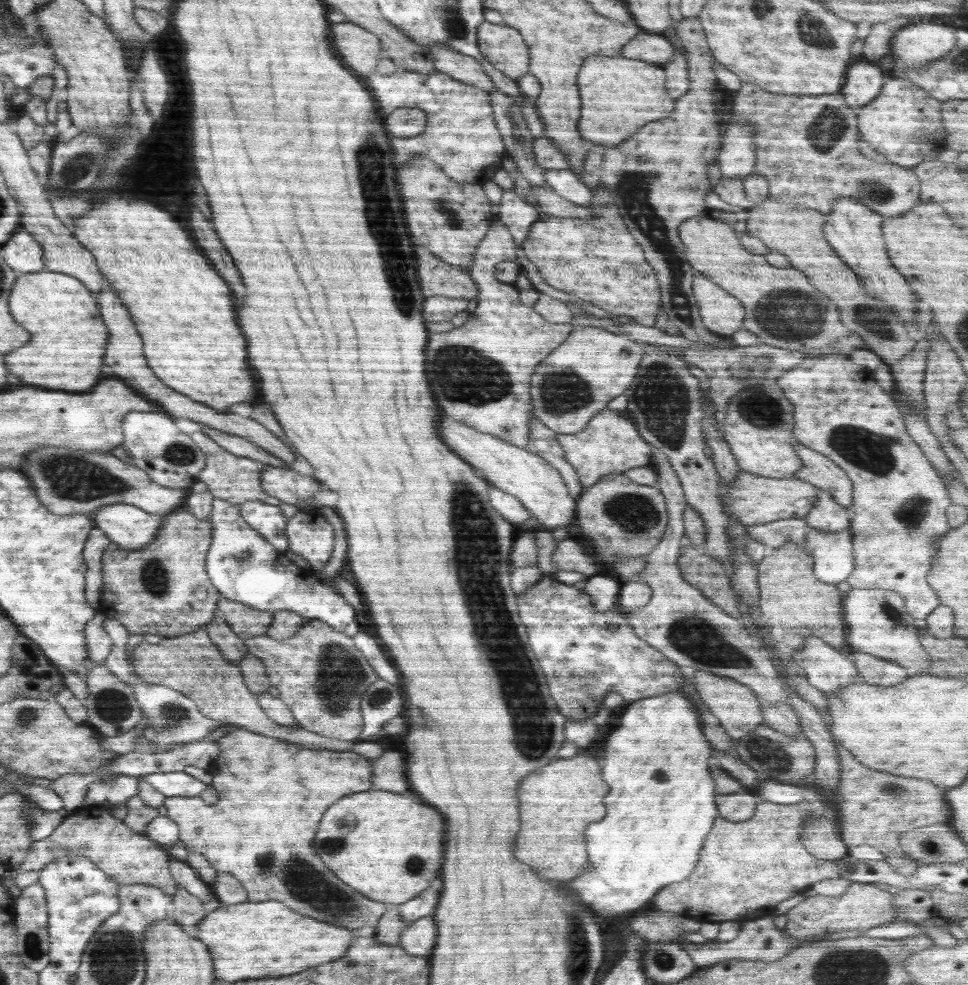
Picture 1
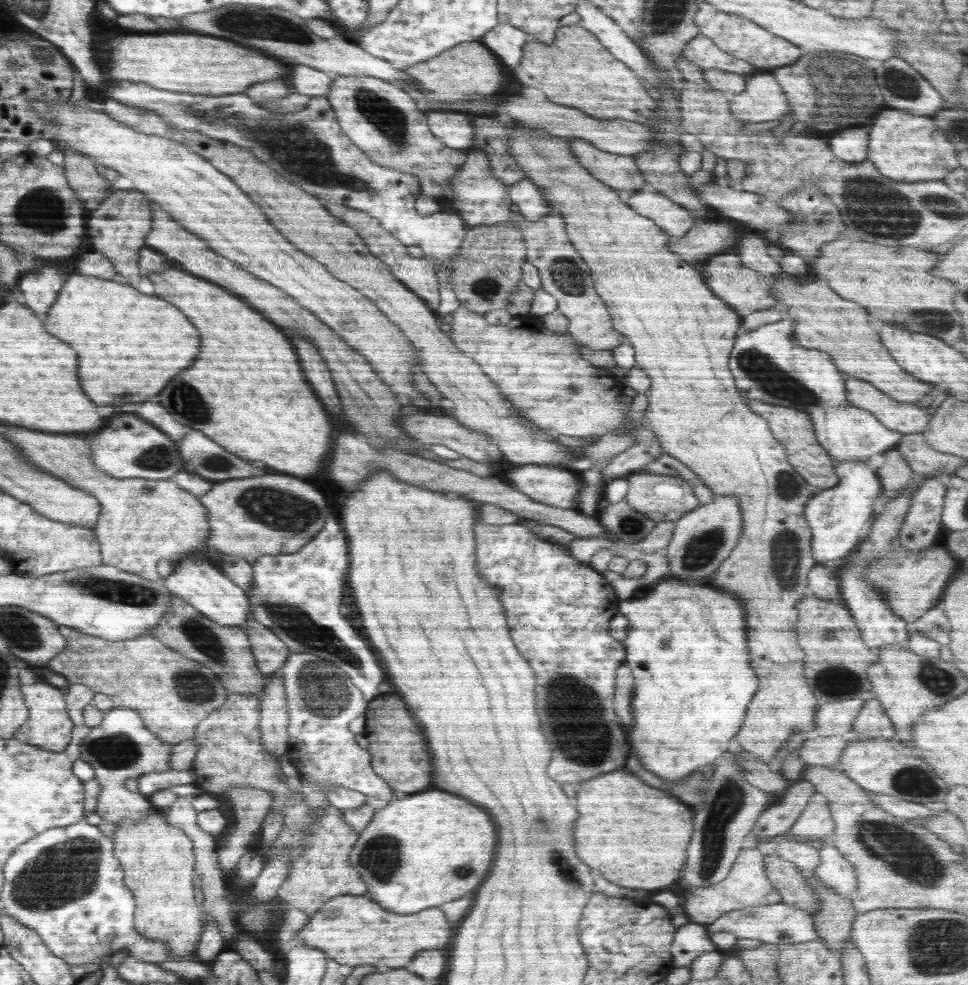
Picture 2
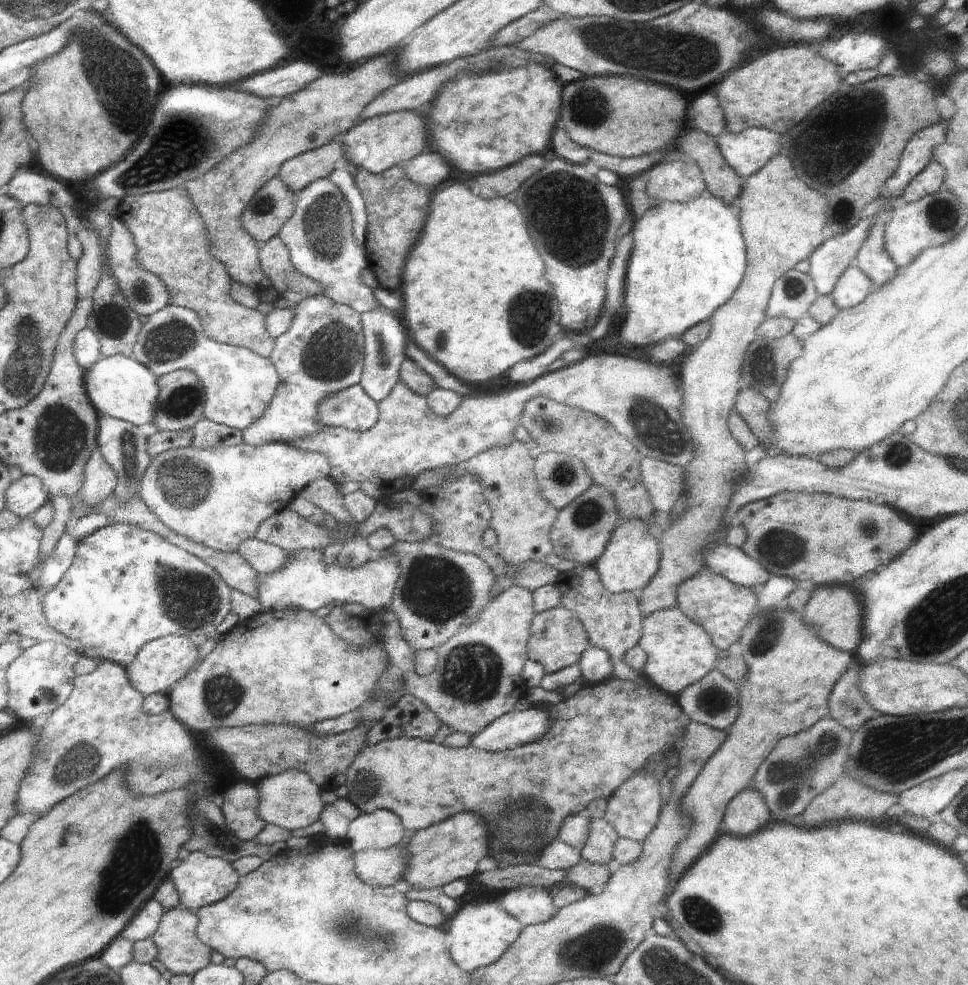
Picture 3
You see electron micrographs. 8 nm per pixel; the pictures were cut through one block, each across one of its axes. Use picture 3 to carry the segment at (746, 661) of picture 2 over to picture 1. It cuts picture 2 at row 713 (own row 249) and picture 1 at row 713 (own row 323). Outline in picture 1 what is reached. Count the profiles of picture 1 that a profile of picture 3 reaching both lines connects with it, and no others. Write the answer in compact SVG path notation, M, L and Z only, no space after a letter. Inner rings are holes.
M670 691L668 693L660 694L660 696L653 696L650 698L643 698L637 701L633 701L628 706L628 714L624 712L624 716L620 718L620 726L608 736L608 742L606 742L606 752L608 752L608 760L602 768L602 778L604 782L610 786L610 794L606 794L604 798L604 804L610 804L614 808L606 808L606 818L602 822L596 822L588 832L586 832L586 838L588 838L588 850L586 853L590 854L590 865L592 868L584 874L580 874L578 878L571 879L570 882L560 883L564 888L570 890L571 896L576 897L582 905L588 907L590 910L594 910L597 918L618 918L620 916L628 915L628 912L632 914L634 910L638 908L644 908L648 900L653 900L656 892L666 886L666 884L672 884L672 882L680 882L684 880L692 870L694 870L694 864L698 860L698 852L710 832L710 828L714 826L712 822L718 818L718 810L716 808L716 793L714 792L714 780L710 776L710 768L708 768L708 758L712 756L712 748L710 748L710 742L706 740L704 732L702 732L702 720L700 720L700 713L696 712L694 704L690 702L690 697L684 693L684 691Z

